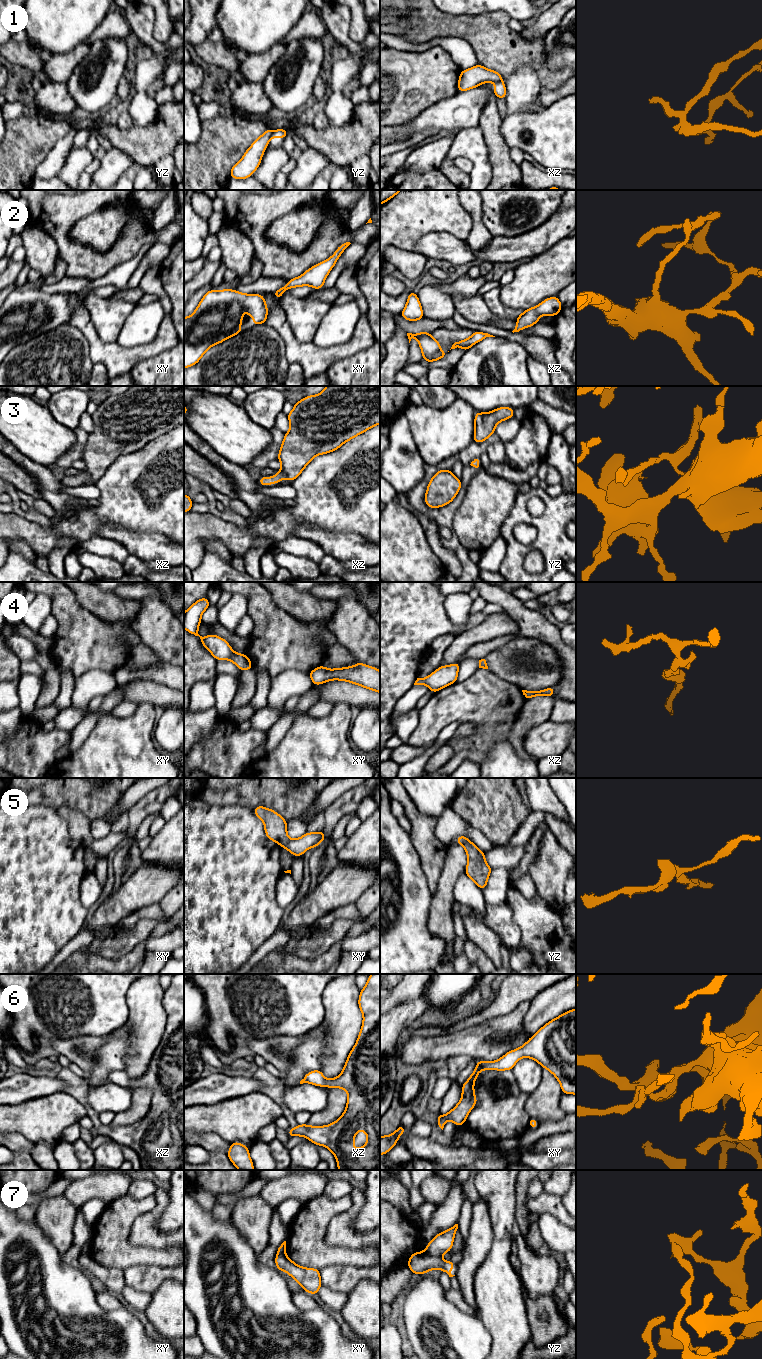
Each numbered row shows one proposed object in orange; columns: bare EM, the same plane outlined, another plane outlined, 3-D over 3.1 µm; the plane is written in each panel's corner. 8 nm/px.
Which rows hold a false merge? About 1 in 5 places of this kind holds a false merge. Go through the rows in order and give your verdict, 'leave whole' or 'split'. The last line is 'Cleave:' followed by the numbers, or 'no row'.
1: split
2: leave whole
3: leave whole
4: leave whole
5: split
6: leave whole
7: leave whole
Cleave: 1, 5

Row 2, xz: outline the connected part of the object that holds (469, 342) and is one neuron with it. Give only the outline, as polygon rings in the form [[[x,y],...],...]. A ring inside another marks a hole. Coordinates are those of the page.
[[[476,331],[474,332],[469,338],[462,340],[462,341],[458,341],[455,342],[451,349],[455,349],[457,347],[463,348],[464,351],[466,352],[470,347],[472,347],[474,344],[476,344],[479,341],[482,341],[483,339],[487,338],[487,337],[495,337],[493,335],[490,335],[488,333],[484,333],[484,332],[480,332],[480,331]],[[450,349],[450,350],[451,350]]]

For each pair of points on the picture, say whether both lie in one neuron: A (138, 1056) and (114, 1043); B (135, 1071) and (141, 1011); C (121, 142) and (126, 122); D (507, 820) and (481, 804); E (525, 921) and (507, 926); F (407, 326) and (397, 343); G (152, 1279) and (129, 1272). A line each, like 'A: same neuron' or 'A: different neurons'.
A: different neurons
B: same neuron
C: different neurons
D: same neuron
E: different neurons
F: different neurons
G: same neuron

